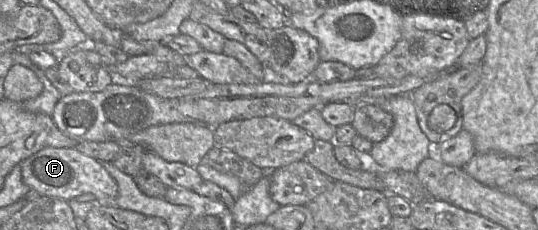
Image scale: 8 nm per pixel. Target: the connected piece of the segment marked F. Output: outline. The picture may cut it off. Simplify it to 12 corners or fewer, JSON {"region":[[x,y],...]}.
{"region":[[46,147],[21,163],[38,196],[93,194],[115,204],[101,162],[75,148]]}

